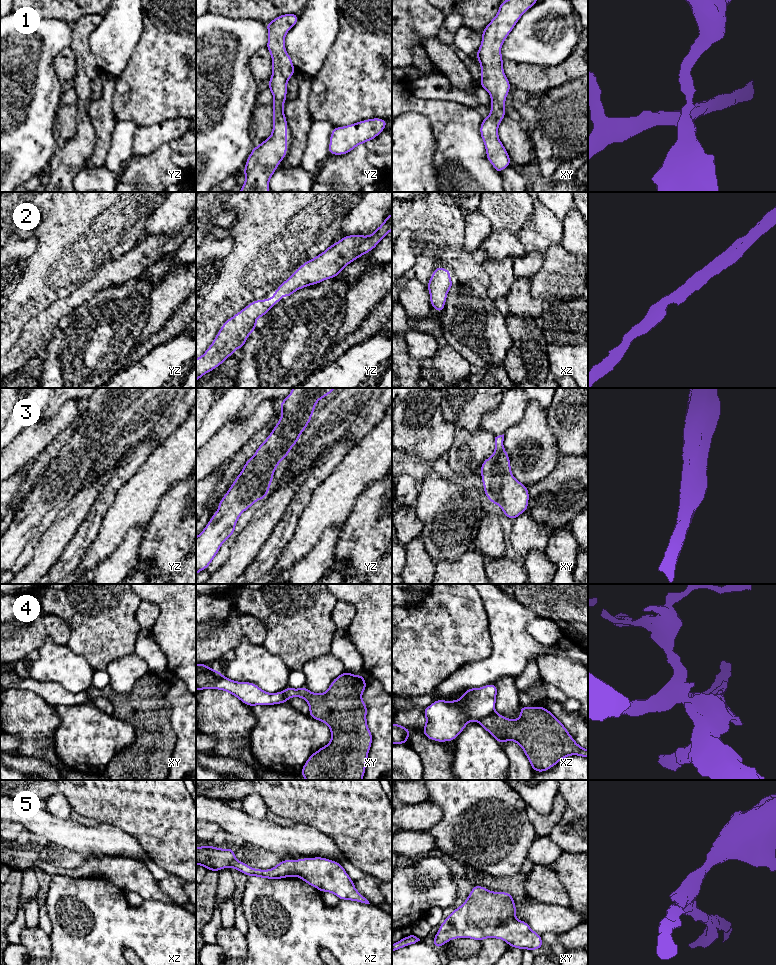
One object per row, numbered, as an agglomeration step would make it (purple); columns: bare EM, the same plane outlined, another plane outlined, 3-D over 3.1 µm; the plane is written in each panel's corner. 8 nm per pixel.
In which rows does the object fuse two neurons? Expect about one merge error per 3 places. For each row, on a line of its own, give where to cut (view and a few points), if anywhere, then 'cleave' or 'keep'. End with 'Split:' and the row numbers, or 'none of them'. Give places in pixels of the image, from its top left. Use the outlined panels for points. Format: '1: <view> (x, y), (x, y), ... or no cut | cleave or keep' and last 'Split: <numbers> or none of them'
1: no cut | keep
2: no cut | keep
3: no cut | keep
4: xz (494, 711), (478, 721) | cleave
5: no cut | keep
Split: 4

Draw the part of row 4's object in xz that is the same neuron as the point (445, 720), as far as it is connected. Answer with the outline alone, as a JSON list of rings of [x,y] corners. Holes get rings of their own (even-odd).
[[[492,683],[480,688],[467,689],[458,700],[445,701],[439,699],[423,709],[426,724],[422,728],[424,736],[436,742],[454,741],[466,728],[468,722],[479,722],[481,719],[495,712],[498,688]]]

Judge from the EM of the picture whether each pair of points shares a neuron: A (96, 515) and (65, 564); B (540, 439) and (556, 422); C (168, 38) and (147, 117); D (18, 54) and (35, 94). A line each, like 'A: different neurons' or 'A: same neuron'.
A: same neuron
B: different neurons
C: same neuron
D: same neuron

